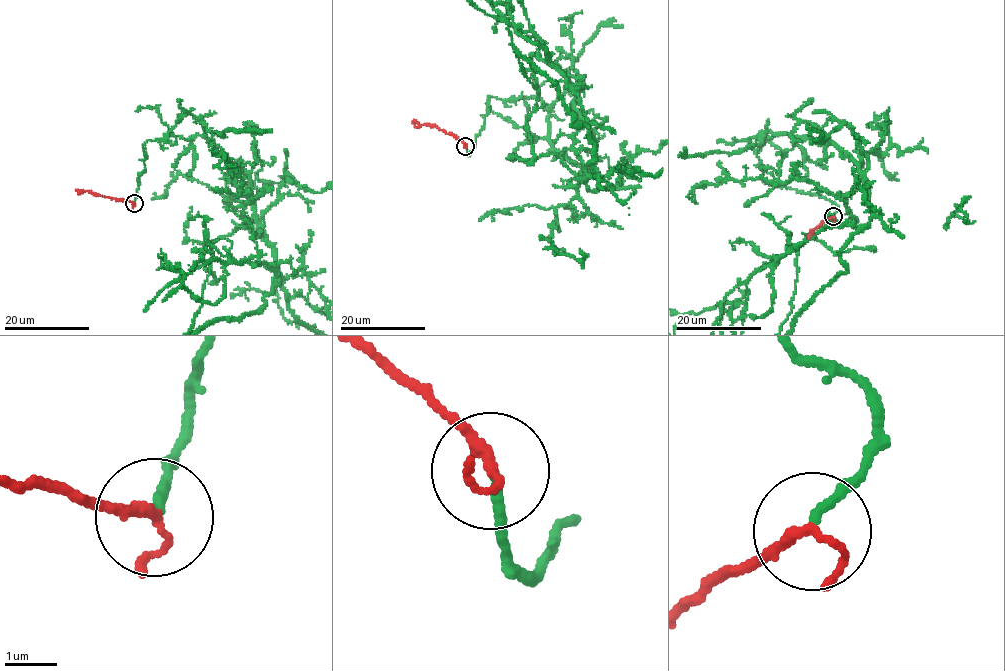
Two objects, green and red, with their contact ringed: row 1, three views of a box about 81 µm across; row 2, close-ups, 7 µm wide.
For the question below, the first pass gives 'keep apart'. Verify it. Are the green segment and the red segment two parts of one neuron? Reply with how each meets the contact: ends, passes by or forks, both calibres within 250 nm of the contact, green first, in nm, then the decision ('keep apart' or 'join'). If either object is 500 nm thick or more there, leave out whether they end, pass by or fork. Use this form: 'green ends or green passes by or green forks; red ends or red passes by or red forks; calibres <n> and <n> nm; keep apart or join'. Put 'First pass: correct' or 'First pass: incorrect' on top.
First pass: incorrect
green ends; red passes by; calibres 170 and 170 nm; join

